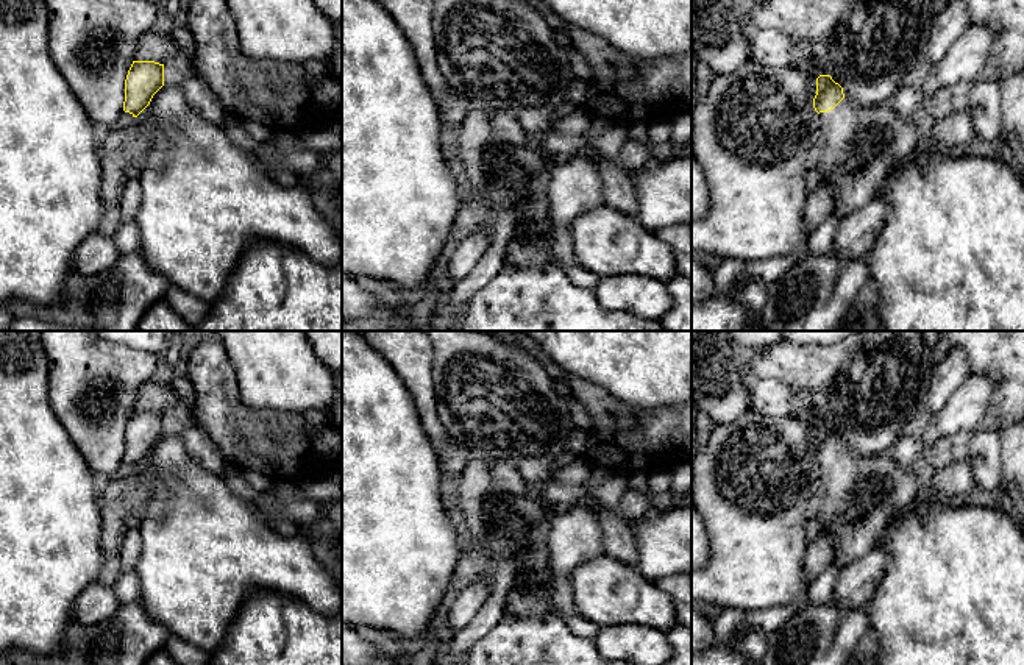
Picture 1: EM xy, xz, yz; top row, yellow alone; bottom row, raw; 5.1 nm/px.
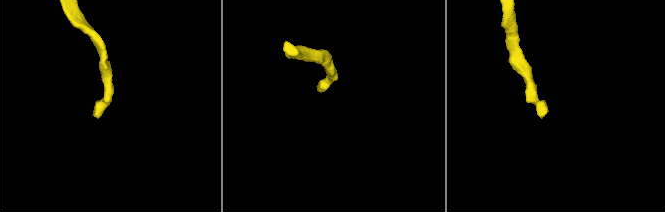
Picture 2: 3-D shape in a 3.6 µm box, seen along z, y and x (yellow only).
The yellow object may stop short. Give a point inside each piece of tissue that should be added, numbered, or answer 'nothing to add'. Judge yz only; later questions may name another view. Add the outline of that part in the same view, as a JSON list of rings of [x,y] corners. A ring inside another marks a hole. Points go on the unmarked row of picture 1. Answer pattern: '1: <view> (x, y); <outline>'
1: yz (862, 494); [[[844,446],[834,459],[820,462],[820,467],[824,496],[818,517],[823,520],[823,529],[835,542],[834,562],[841,567],[876,548],[885,526],[921,495],[916,476],[899,465],[890,451],[877,456],[860,456]]]

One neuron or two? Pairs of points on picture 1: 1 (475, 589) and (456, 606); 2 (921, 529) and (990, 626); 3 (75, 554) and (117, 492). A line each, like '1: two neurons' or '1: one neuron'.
1: one neuron
2: one neuron
3: two neurons

